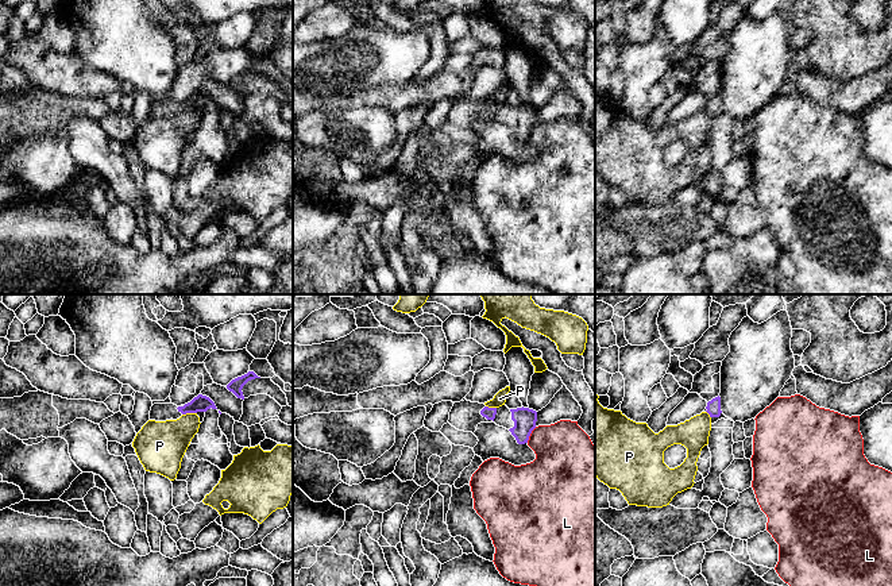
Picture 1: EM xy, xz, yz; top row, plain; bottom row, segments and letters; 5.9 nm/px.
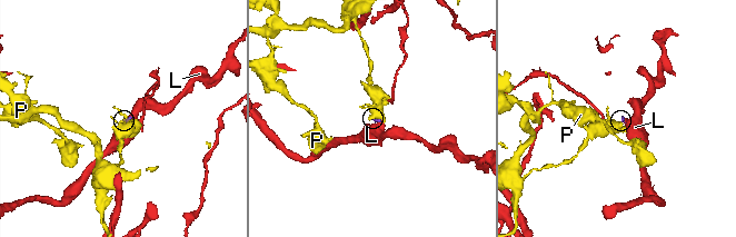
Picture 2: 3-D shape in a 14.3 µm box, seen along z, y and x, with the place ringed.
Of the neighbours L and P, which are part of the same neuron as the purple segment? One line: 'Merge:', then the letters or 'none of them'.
Merge: none of them

